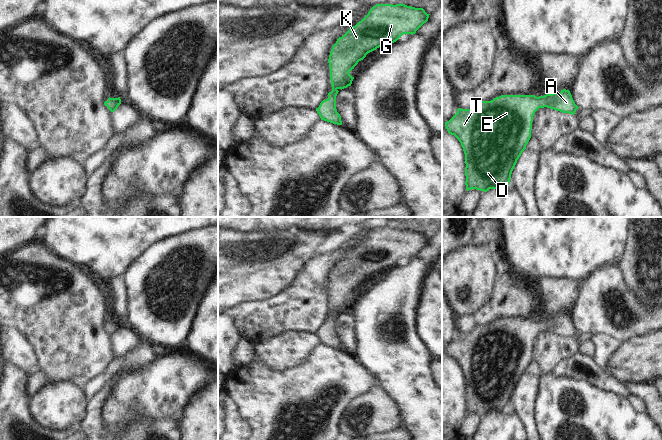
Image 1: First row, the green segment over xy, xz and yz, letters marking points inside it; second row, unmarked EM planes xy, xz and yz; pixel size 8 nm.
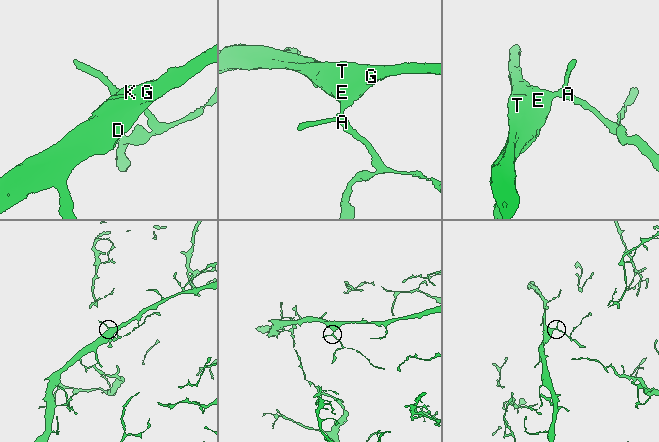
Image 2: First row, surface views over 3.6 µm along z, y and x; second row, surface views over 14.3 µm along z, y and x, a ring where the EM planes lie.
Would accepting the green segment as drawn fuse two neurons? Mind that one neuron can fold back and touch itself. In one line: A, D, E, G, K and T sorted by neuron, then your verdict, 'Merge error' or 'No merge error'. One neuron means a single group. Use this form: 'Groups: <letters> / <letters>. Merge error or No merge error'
Groups: A D E G K T. No merge error.

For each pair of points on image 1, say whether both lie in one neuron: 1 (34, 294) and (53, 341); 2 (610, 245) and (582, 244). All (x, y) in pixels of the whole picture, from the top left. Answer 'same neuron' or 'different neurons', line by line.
1: same neuron
2: same neuron

